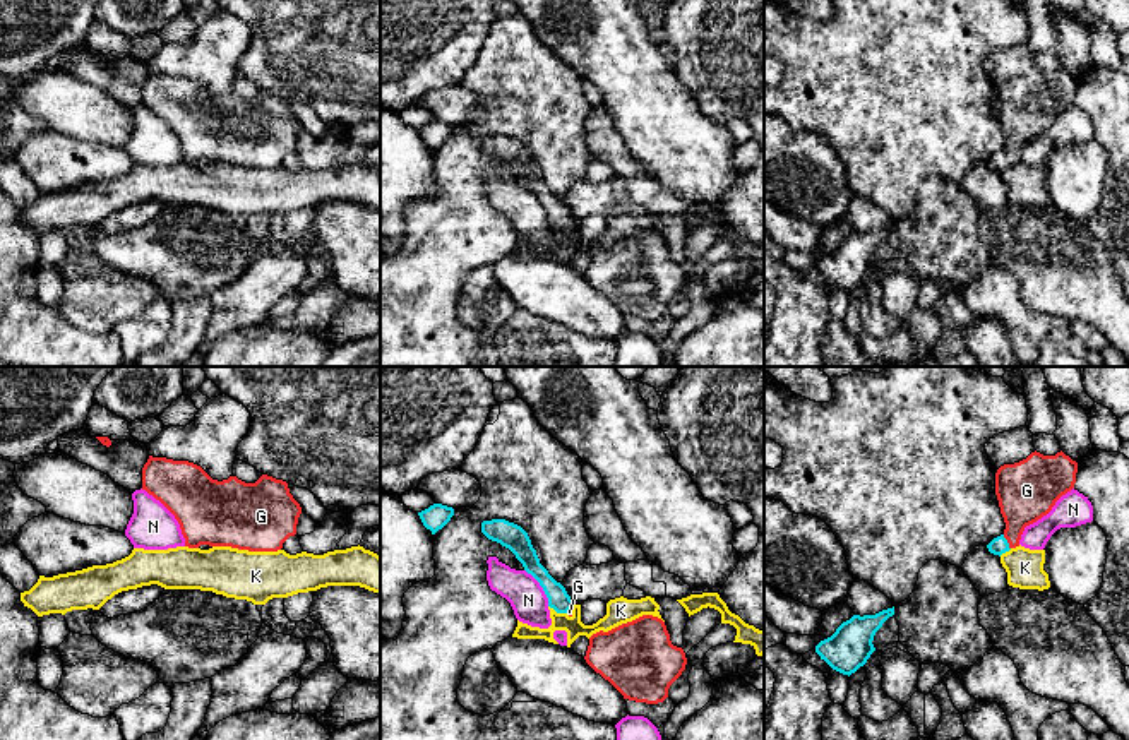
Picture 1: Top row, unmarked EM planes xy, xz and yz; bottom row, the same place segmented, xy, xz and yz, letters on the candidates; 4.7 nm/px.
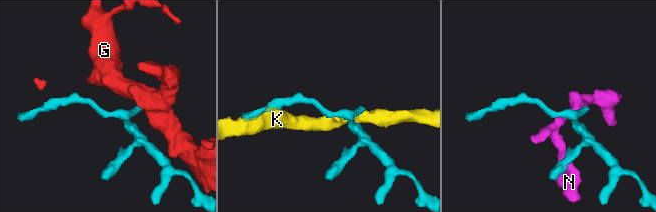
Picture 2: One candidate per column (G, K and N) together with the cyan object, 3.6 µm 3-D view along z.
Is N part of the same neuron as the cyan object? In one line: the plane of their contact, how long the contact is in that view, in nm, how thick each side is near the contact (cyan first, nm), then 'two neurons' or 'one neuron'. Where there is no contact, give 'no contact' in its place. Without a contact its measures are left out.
contact in xz; length 200 nm; calibres 110 and 170 nm; two neurons

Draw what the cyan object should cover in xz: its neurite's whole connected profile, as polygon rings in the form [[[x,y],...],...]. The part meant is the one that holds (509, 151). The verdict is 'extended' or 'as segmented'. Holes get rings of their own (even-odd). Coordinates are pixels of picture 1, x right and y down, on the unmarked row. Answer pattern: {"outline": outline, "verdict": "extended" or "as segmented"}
{"outline": [[[492,135],[481,139],[481,149],[516,171],[524,187],[531,190],[543,204],[550,224],[553,224],[557,230],[567,230],[574,223],[574,218],[567,211],[565,204],[557,199],[540,180],[536,166],[533,164],[528,149],[521,142],[505,135]]], "verdict": "as segmented"}

